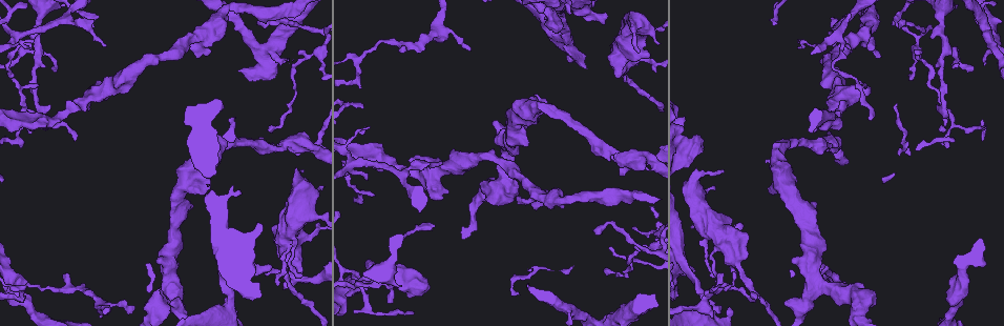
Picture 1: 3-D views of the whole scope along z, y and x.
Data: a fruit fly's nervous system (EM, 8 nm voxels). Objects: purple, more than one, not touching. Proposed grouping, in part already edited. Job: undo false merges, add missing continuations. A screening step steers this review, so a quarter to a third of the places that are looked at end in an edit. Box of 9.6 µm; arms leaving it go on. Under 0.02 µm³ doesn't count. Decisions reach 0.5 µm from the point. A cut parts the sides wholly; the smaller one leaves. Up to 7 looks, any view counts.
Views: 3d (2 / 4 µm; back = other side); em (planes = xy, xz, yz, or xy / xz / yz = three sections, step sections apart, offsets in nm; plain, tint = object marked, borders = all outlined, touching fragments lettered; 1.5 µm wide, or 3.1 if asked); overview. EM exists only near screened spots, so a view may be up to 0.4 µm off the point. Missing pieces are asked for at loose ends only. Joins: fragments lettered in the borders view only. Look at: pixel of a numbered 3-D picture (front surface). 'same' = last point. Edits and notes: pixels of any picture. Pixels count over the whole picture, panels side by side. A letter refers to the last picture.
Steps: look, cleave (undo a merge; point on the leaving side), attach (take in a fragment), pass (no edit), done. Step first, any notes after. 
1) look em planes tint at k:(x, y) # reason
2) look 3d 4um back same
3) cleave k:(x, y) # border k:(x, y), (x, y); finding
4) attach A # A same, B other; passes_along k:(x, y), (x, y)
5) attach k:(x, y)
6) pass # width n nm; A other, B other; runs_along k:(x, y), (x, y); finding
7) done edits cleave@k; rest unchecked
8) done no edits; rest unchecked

look 3d 2um back at 1:(868, 85)

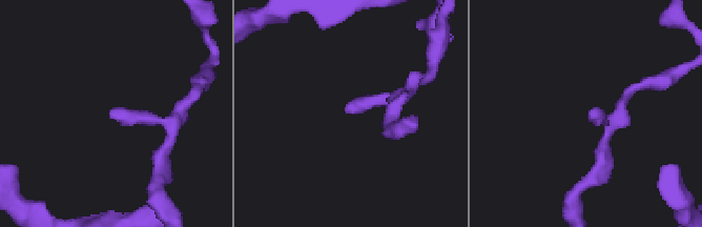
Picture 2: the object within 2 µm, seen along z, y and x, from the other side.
look em xz step 8 tint at 2:(111, 112)

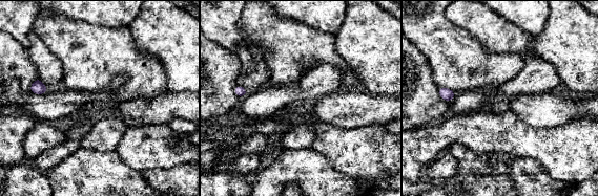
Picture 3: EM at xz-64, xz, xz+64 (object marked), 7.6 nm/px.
look em planes borders same # cut it another way

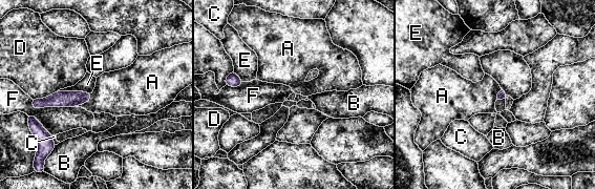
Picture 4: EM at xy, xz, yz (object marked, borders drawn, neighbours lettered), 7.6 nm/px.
pass # A other, B other, C other, D other, E other, F other; runs_along 4:(88, 95), (38, 105); none of them fits

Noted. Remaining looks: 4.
look em xz step 4 borders at 1:(981, 121) # free end

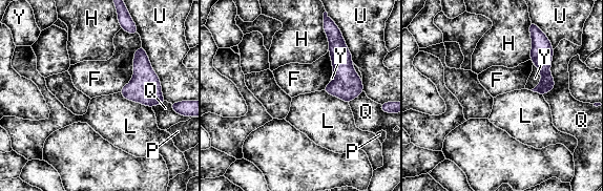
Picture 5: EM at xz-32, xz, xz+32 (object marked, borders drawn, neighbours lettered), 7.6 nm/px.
look em planes borders same

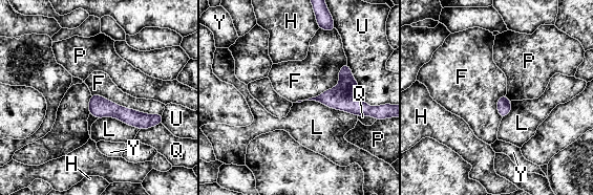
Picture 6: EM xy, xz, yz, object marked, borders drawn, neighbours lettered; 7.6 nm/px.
pass # F other, H other, L other, P other, Q other, U other, Y other; runs_along 6:(91, 103), (141, 121), (156, 122); no lettered fragment goes on from it

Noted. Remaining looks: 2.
look em yz step 4 tint at 1:(289, 60) # an open end

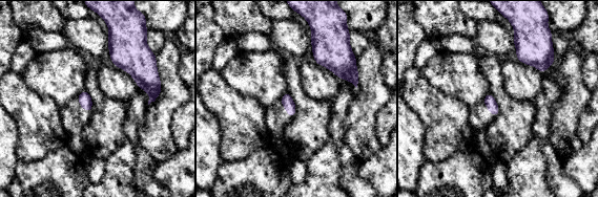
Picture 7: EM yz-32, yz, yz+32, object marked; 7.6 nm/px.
look em planes borders same

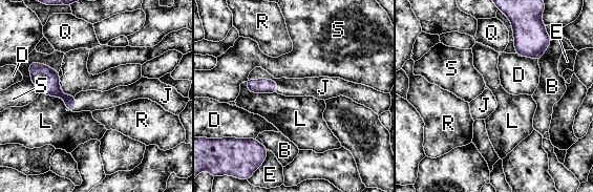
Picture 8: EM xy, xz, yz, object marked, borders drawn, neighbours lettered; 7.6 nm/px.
attach 8:(290, 87) # B other, D other, E other, J same, L other, Q other, R other, S other; passes_along 8:(262, 85), (268, 80), (290, 87); the neuron continues

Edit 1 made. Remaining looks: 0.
done edits attach@8; rest unchecked

